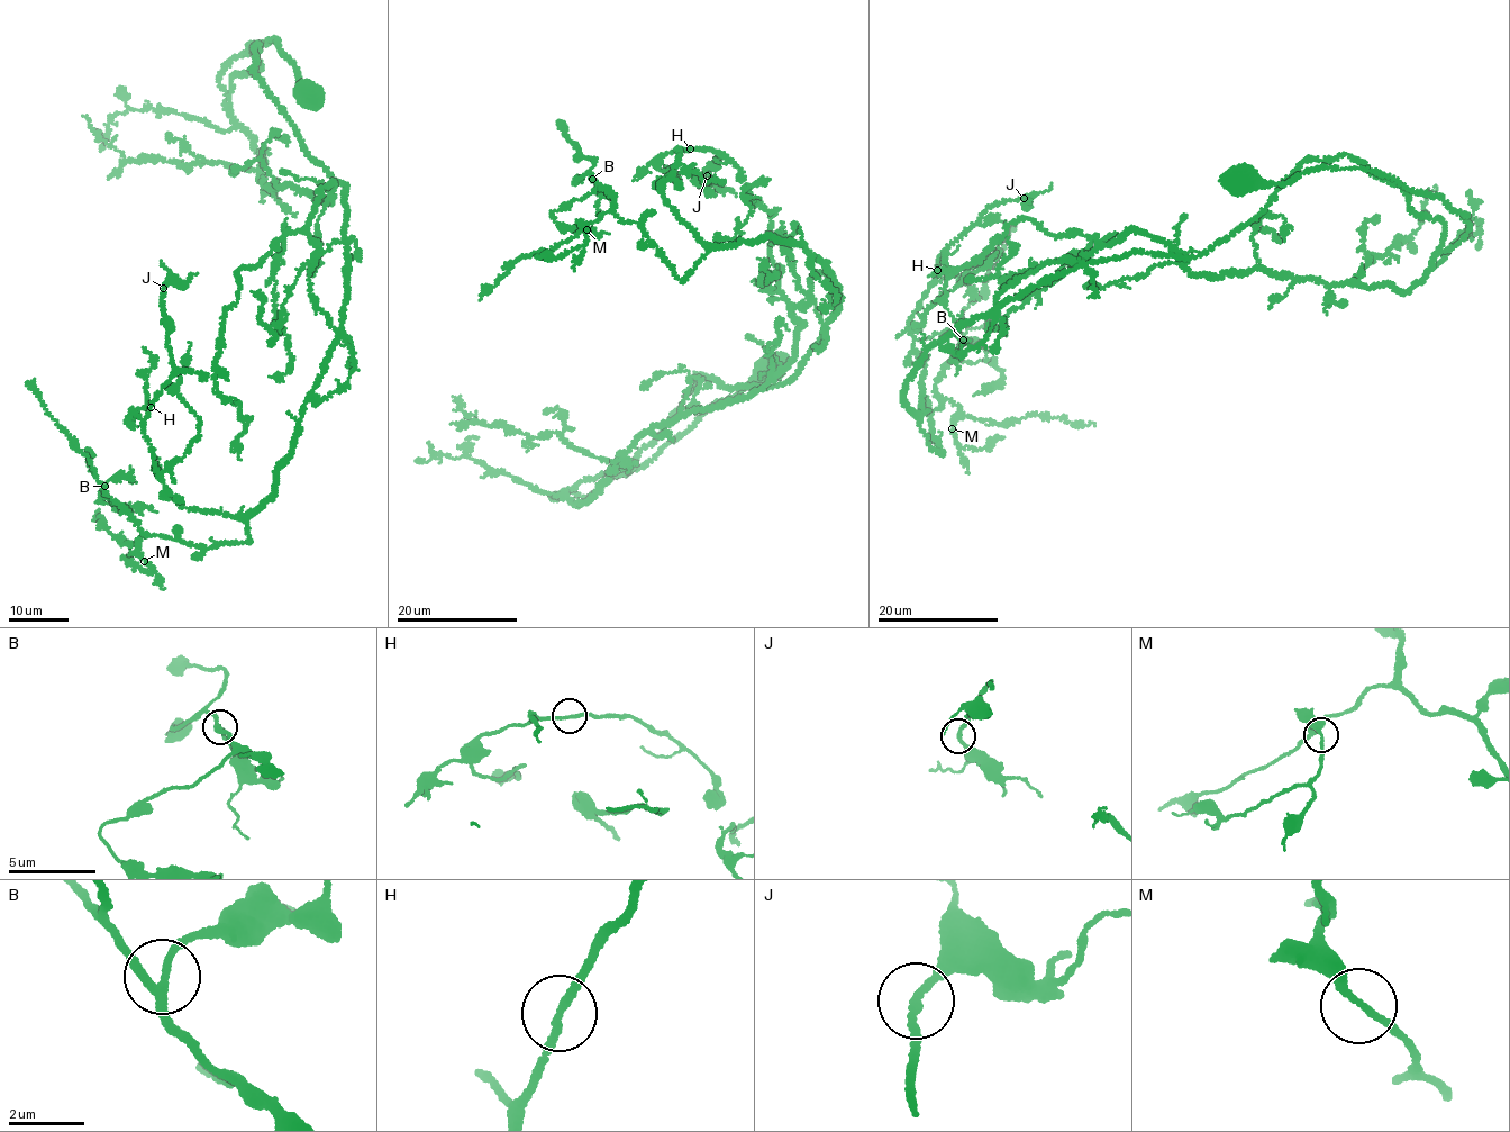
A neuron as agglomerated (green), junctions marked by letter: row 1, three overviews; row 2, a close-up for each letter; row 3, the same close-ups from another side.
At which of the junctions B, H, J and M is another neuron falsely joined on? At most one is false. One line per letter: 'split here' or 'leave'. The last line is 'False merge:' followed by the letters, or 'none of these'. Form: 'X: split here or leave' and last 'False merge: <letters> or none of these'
B: leave
H: leave
J: leave
M: leave
False merge: none of these

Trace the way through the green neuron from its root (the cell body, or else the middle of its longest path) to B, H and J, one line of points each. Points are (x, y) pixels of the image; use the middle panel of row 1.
B: (772, 369), (552, 498), (754, 394), (808, 280), (835, 284), (766, 236), (681, 279), (592, 179)
H: (772, 369), (552, 498), (754, 394), (808, 280), (835, 284), (800, 243), (697, 240), (663, 195), (690, 150)
J: (772, 369), (552, 498), (754, 394), (835, 284), (697, 240), (663, 187), (679, 148), (707, 174)

